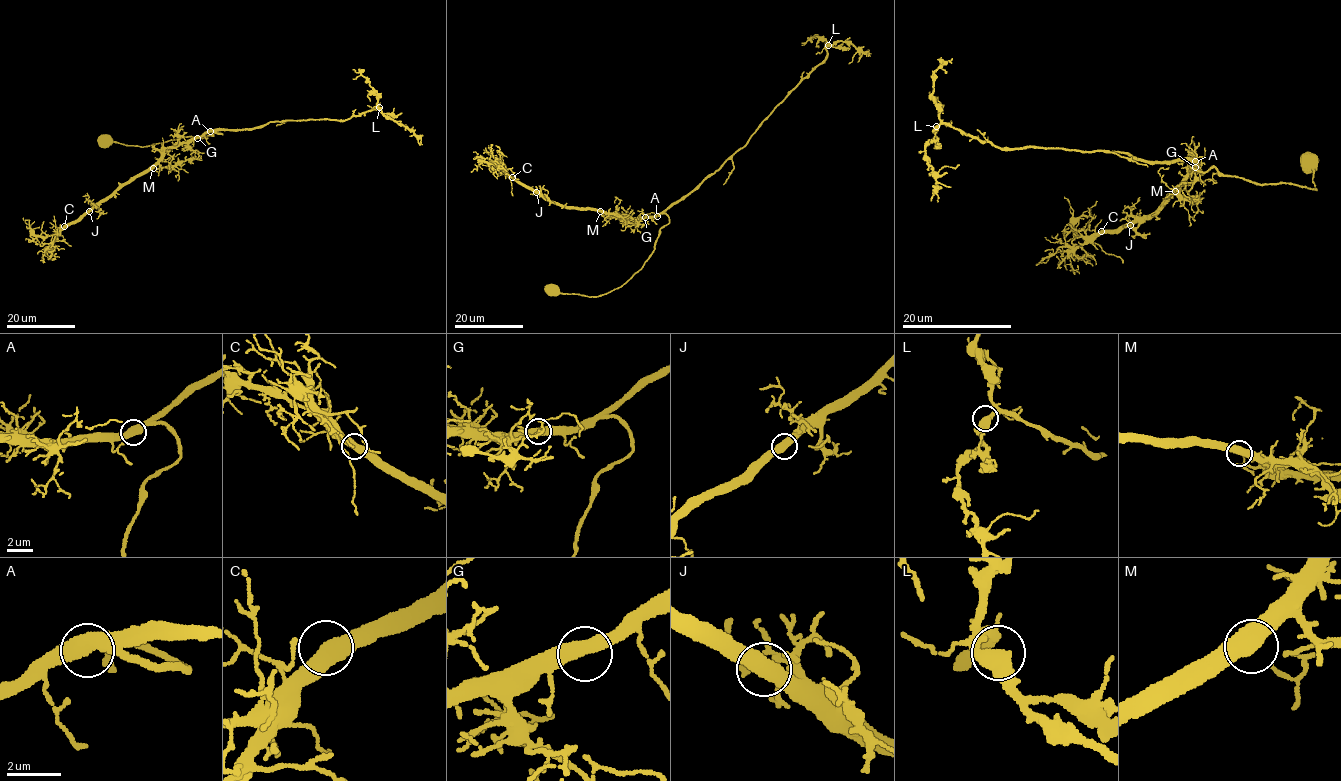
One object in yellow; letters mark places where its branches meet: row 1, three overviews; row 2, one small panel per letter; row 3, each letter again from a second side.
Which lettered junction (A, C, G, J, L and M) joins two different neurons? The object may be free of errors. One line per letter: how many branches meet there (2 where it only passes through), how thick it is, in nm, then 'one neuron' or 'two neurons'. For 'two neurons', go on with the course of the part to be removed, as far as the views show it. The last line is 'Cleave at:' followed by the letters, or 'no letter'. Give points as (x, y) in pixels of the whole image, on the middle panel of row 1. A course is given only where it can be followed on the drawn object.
A: 2 branches meet; 550 nm thick; one neuron
C: 2 branches meet; 550 nm thick; one neuron
G: 2 branches meet; 500 nm thick; one neuron
J: 2 branches meet; 500 nm thick; one neuron
L: 2 branches meet; 550 nm thick; one neuron
M: 2 branches meet; 550 nm thick; one neuron
Cleave at: no letter

